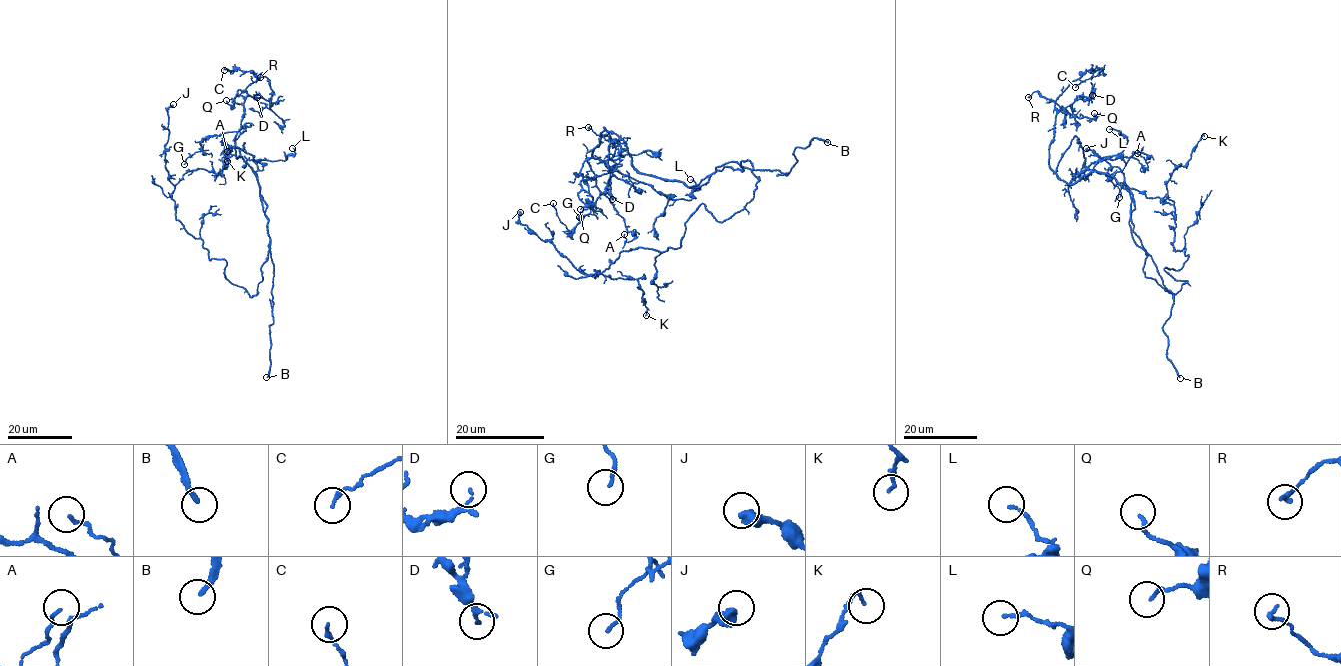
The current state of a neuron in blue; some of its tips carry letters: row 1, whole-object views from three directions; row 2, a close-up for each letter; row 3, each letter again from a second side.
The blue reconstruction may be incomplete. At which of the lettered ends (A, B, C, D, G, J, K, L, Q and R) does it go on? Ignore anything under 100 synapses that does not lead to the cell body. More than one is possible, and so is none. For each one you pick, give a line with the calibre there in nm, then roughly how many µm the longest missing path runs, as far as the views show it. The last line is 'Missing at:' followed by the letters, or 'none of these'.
B: Thickness 200 nm. Missing length about 90 µm
Missing at: B

